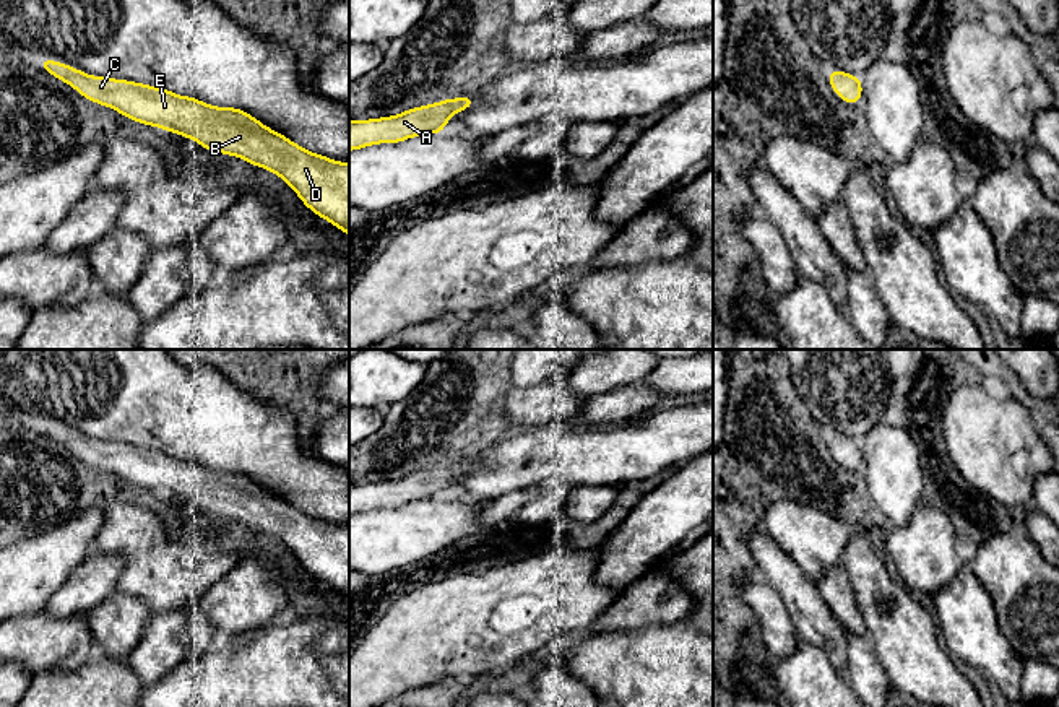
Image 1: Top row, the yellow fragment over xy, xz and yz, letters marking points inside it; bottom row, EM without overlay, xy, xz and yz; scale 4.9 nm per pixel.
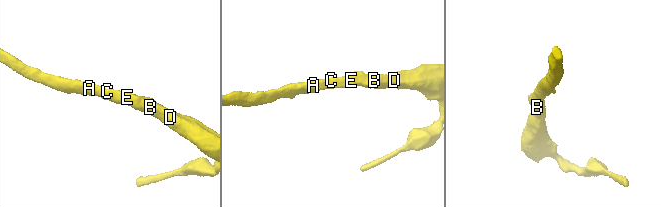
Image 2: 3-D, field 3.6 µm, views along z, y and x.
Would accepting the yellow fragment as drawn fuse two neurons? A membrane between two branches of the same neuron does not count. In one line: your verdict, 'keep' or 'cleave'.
keep

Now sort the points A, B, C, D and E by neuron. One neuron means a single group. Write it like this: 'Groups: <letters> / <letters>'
Groups: A B C D E

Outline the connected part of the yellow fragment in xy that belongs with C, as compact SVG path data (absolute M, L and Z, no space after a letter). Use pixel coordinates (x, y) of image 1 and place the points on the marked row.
M42 59L39 67L75 88L80 96L110 107L133 122L164 128L195 140L208 151L240 158L252 166L279 176L309 210L349 236L349 163L339 163L307 151L242 109L216 107L192 96L179 96L177 93L136 81L93 76L71 65L49 59Z

